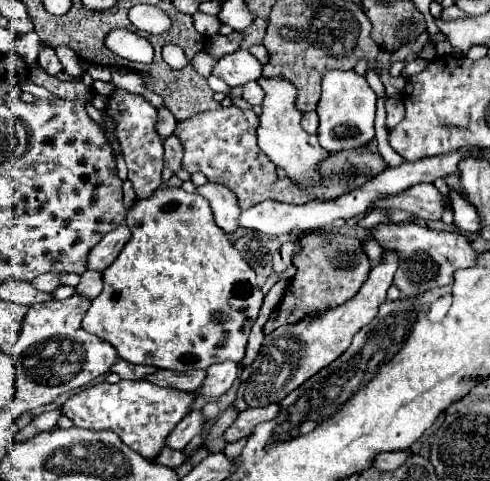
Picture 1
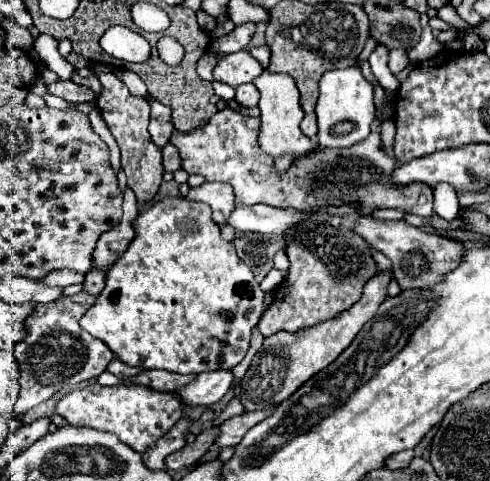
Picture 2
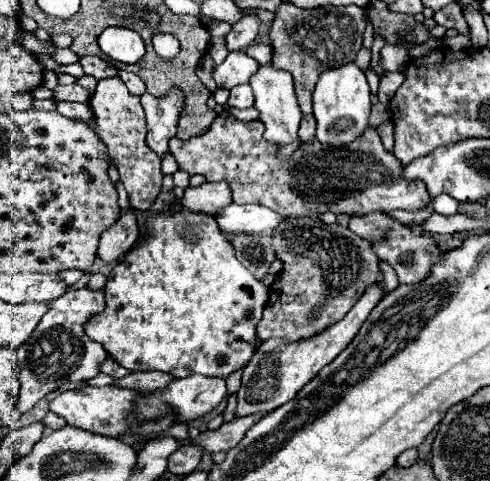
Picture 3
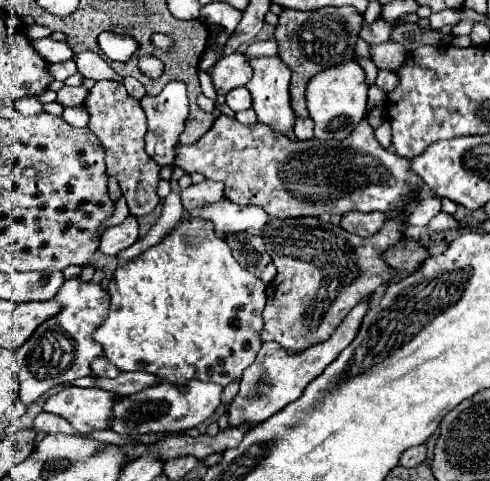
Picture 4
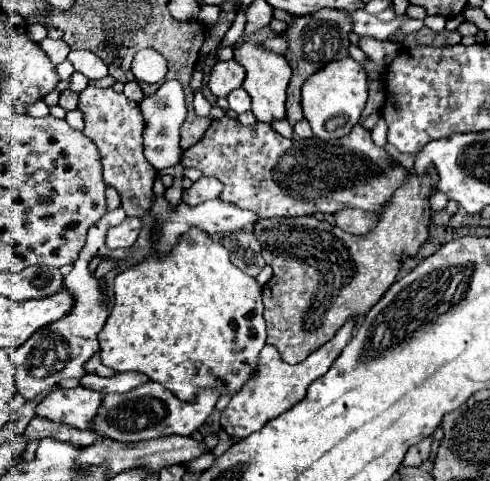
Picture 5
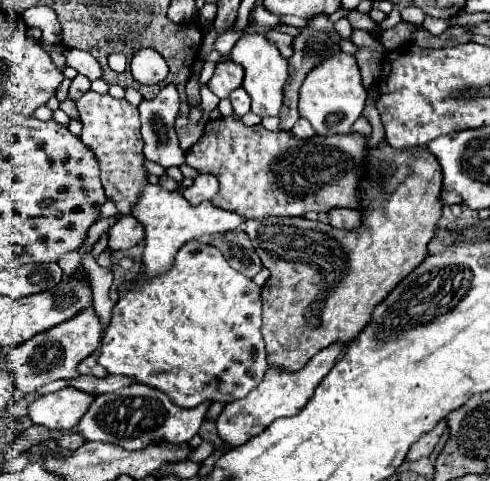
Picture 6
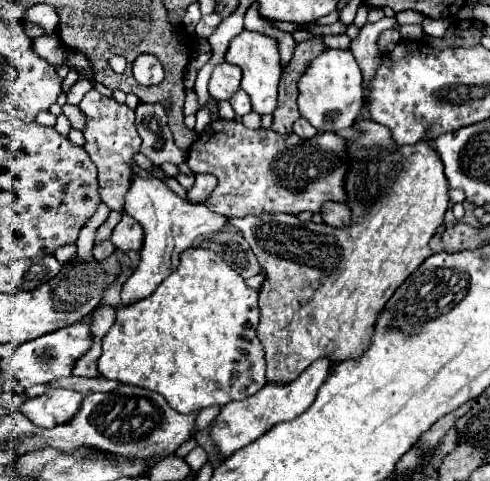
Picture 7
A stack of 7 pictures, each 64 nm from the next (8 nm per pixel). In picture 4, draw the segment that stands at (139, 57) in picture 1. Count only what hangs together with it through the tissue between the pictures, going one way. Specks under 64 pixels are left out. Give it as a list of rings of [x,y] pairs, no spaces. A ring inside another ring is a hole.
[[[102,32],[98,36],[98,44],[100,44],[100,50],[110,60],[118,60],[118,62],[128,62],[140,48],[134,36],[128,36],[128,34],[124,36],[116,32]]]

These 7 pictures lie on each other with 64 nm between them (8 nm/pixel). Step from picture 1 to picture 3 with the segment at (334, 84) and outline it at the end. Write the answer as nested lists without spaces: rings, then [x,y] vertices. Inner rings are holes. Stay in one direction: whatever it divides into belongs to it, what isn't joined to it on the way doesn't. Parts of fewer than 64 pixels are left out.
[[[346,64],[340,68],[332,68],[320,74],[320,80],[314,88],[314,116],[318,122],[316,138],[322,144],[342,146],[358,140],[364,130],[368,130],[372,100],[370,100],[370,86],[364,72],[356,64]]]

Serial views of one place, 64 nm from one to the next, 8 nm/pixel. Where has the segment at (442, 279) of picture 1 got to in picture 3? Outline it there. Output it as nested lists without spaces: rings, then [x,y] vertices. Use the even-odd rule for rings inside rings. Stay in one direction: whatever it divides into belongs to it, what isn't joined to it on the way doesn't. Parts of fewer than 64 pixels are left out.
[[[372,212],[372,214],[364,214],[364,216],[354,216],[348,224],[348,228],[358,234],[360,238],[368,240],[372,244],[374,254],[380,260],[386,260],[392,264],[392,268],[398,274],[400,284],[420,284],[422,280],[428,278],[432,266],[442,258],[442,250],[438,246],[436,240],[432,240],[430,236],[424,234],[414,234],[410,230],[410,226],[392,220],[388,214],[384,212]]]

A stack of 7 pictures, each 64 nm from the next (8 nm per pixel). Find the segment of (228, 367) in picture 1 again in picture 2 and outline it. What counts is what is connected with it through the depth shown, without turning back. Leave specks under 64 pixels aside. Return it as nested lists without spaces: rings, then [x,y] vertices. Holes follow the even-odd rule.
[[[208,370],[198,374],[198,380],[194,380],[192,384],[176,390],[176,394],[182,396],[184,404],[202,404],[202,406],[212,406],[214,402],[218,402],[232,386],[234,374],[232,370]]]

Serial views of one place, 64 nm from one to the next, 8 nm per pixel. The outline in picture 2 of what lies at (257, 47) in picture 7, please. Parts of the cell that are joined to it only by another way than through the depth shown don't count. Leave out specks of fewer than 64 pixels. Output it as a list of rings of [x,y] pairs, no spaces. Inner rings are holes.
[[[262,72],[256,80],[254,80],[256,88],[260,90],[260,102],[258,102],[258,108],[260,108],[260,136],[258,136],[258,142],[260,142],[260,148],[270,154],[272,158],[282,158],[282,156],[290,156],[292,162],[298,160],[298,158],[304,158],[308,154],[312,154],[318,144],[304,136],[304,132],[300,130],[300,122],[304,118],[304,110],[300,108],[298,104],[298,98],[300,98],[300,92],[294,84],[294,80],[288,76],[288,74],[270,74],[270,72]]]

